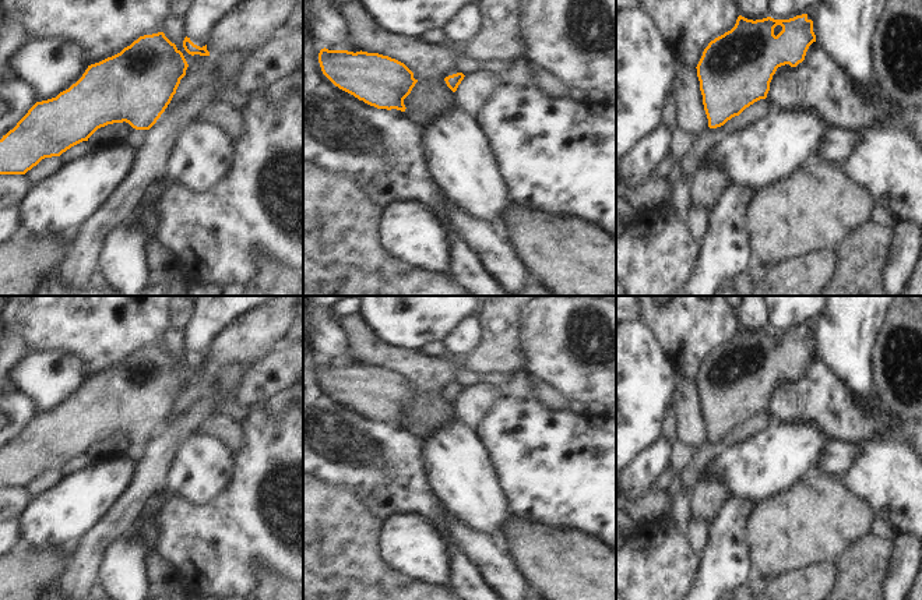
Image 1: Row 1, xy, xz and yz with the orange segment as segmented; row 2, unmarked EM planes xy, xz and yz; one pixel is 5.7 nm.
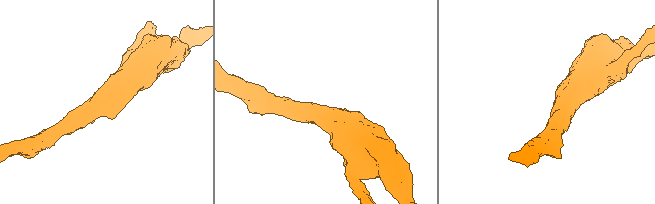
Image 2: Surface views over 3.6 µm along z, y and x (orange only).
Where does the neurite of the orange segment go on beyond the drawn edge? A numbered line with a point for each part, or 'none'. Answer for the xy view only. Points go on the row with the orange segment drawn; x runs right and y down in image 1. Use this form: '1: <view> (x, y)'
1: xy (136, 138)

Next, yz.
1: yz (689, 165)

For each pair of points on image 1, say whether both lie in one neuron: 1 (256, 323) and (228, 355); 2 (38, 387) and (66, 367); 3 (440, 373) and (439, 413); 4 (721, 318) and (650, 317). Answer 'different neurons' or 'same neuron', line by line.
1: same neuron
2: same neuron
3: same neuron
4: same neuron

